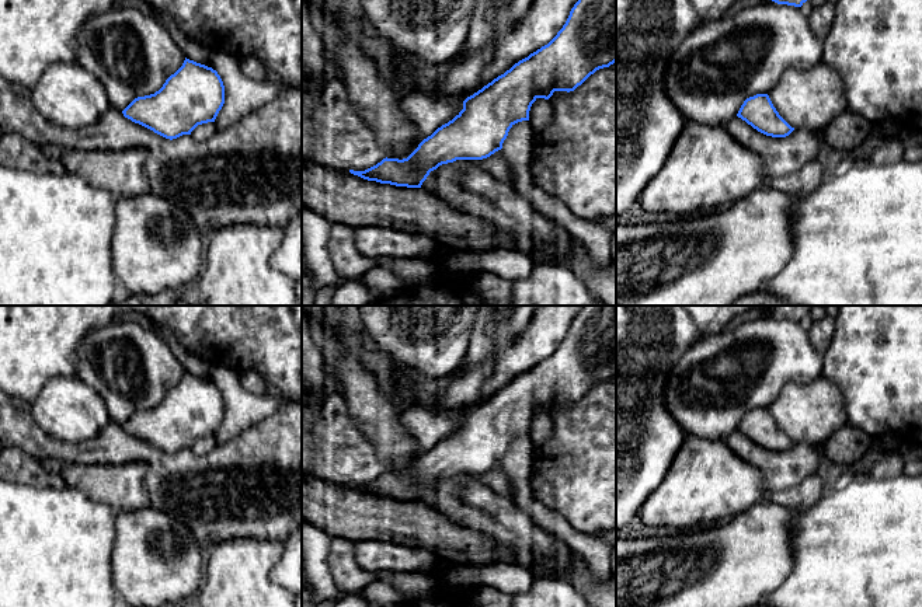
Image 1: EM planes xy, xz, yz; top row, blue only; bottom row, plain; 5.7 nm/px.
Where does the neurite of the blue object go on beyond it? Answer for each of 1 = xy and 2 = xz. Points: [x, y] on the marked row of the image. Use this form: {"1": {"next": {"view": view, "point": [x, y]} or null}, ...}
{"1": {"next": null}, "2": {"next": null}}

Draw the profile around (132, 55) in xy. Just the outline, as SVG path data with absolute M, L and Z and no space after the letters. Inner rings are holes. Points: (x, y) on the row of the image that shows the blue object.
M132 7L93 15L77 34L76 63L104 86L111 109L123 111L135 98L154 94L184 63L185 56L170 31L154 17Z

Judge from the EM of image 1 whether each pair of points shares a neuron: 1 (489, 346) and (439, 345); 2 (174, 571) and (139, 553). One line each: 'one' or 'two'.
1: two
2: one

